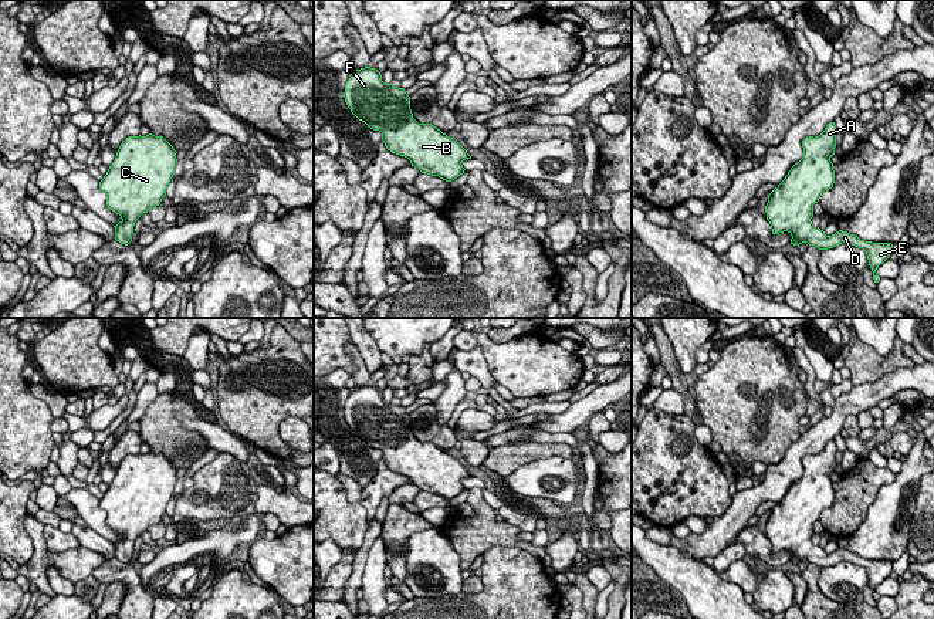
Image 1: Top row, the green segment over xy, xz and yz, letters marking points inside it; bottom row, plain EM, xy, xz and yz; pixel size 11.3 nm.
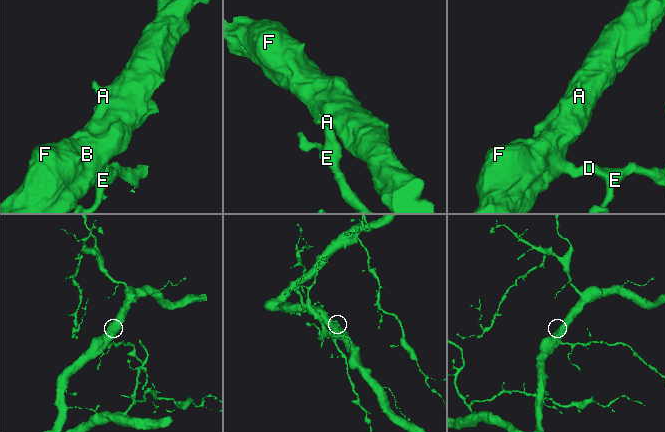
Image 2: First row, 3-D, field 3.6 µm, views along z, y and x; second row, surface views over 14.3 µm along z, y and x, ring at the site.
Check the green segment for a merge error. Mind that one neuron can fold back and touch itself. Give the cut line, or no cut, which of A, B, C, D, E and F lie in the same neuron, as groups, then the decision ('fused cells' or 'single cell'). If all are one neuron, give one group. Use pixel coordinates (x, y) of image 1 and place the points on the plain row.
no cut; A B C D E F; single cell

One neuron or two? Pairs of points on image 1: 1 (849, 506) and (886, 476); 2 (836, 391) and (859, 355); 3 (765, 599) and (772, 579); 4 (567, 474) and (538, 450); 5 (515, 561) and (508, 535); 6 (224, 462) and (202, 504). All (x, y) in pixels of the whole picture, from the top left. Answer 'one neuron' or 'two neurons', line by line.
1: one neuron
2: two neurons
3: one neuron
4: two neurons
5: two neurons
6: one neuron

